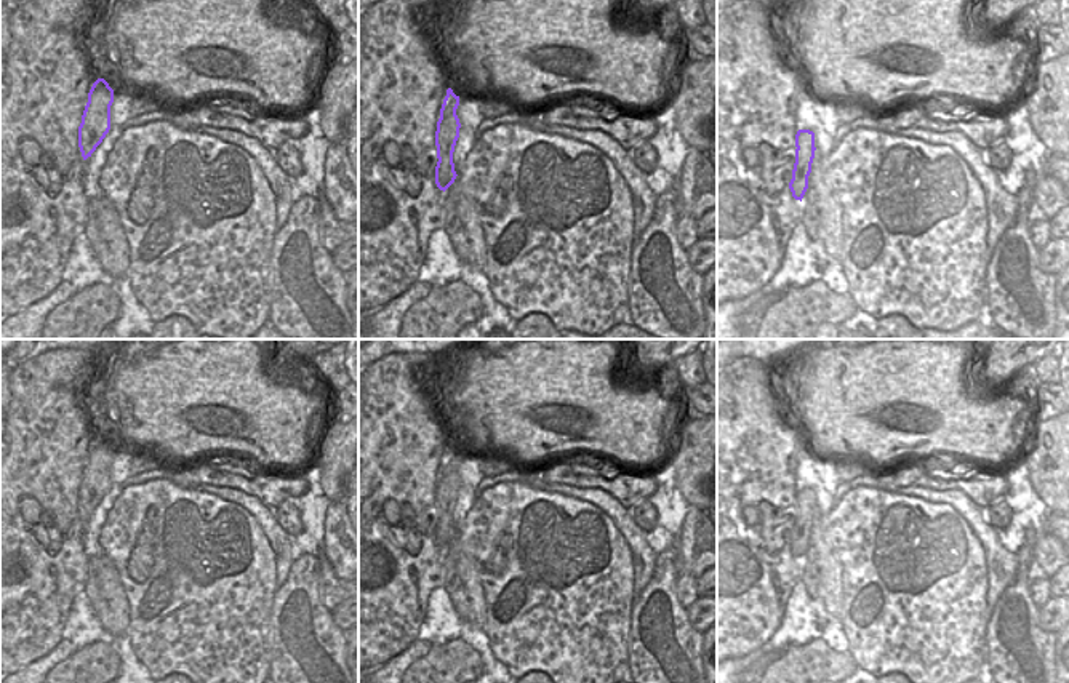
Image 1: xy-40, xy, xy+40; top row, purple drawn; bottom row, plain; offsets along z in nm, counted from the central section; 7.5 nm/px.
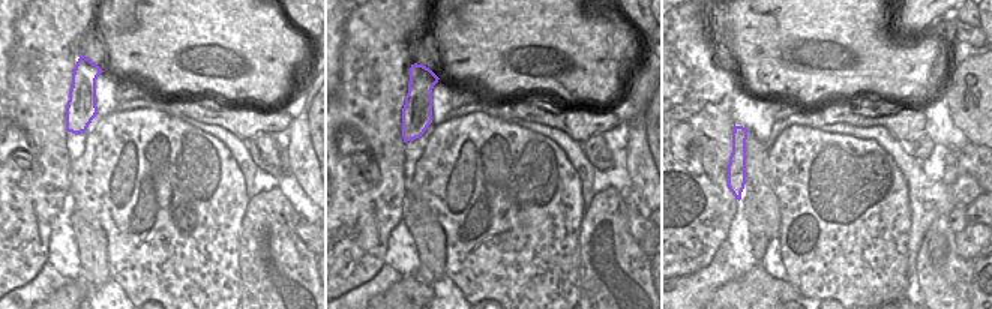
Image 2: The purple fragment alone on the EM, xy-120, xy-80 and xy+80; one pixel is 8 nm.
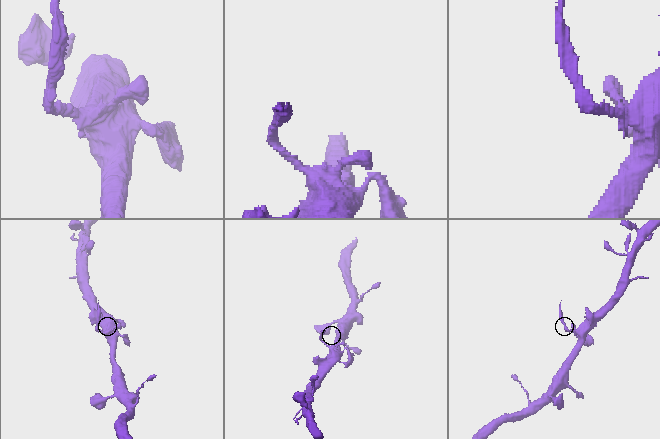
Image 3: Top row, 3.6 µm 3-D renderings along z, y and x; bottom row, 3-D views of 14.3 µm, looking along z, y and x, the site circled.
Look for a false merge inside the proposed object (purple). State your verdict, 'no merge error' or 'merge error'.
merge error

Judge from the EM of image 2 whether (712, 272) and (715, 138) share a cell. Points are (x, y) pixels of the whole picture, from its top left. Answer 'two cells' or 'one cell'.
two cells

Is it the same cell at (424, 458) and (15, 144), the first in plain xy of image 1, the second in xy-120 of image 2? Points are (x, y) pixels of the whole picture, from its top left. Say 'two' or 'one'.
two

